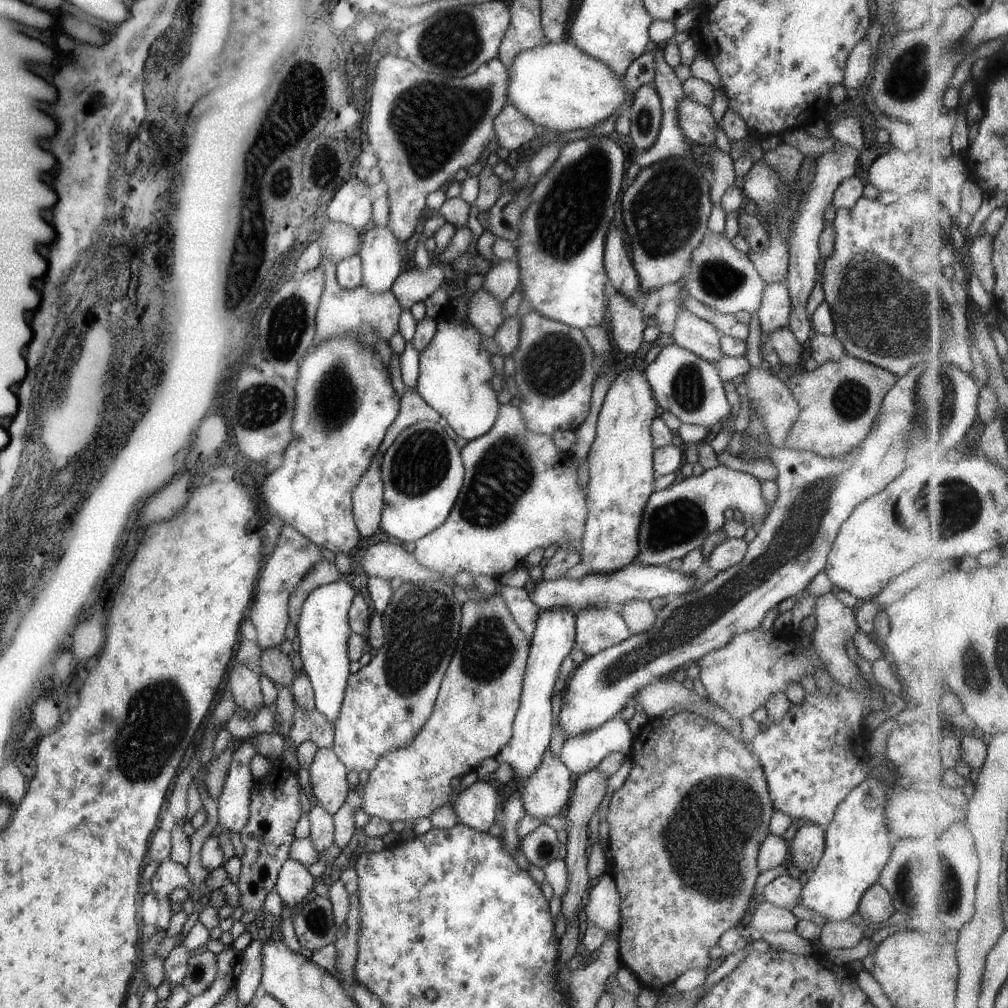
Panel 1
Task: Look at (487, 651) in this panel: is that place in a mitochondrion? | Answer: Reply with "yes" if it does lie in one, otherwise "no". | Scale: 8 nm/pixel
yes

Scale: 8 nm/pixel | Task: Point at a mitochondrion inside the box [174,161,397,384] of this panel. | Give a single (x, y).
(289, 323)

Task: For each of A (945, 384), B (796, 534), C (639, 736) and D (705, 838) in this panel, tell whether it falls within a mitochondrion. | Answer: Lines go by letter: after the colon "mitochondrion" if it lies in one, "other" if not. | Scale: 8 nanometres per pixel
A: mitochondrion
B: mitochondrion
C: other
D: mitochondrion

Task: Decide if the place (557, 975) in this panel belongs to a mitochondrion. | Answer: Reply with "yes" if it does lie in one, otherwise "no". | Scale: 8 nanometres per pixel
no

